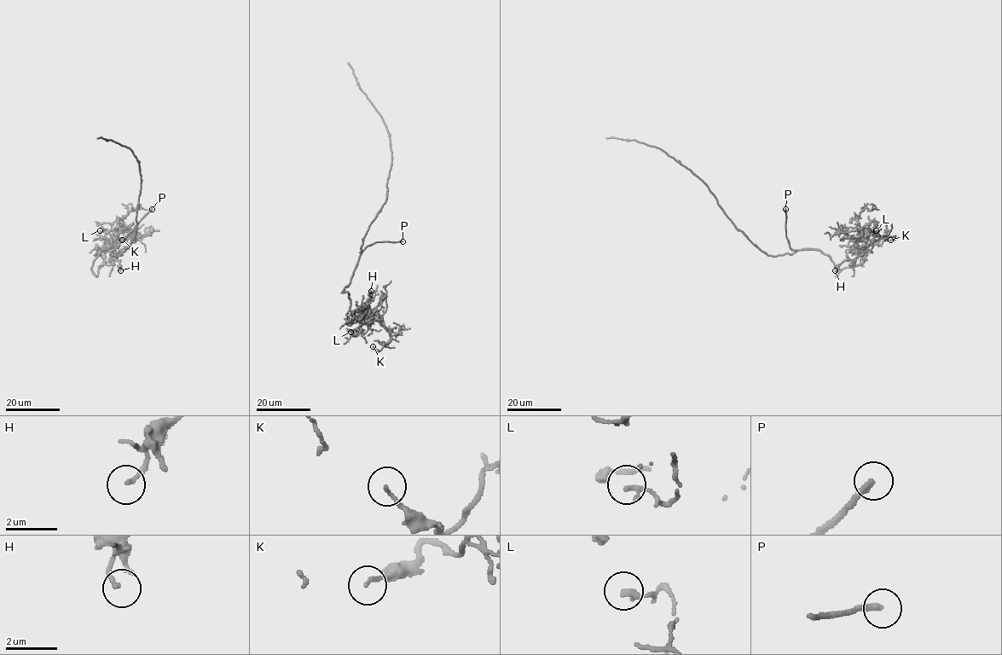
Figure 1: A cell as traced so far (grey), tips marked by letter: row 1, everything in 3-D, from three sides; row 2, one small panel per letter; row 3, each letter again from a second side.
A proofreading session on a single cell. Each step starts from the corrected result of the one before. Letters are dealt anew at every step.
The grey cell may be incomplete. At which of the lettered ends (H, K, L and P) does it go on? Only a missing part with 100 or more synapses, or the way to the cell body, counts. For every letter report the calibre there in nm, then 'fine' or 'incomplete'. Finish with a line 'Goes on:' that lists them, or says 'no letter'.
H: 150 nm | fine
K: 120 nm | fine
L: 200 nm | fine
P: 240 nm | incomplete
Goes on: P

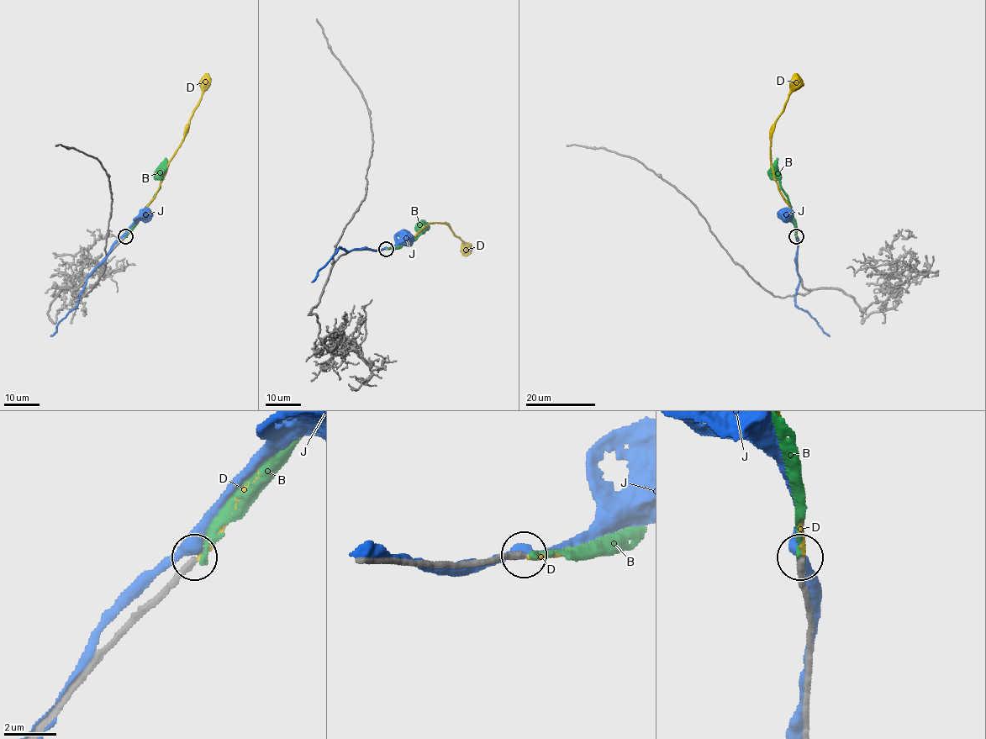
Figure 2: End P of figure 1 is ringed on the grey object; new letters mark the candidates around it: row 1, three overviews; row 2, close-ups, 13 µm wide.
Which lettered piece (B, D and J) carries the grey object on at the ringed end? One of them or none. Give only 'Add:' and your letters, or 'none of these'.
Add: D

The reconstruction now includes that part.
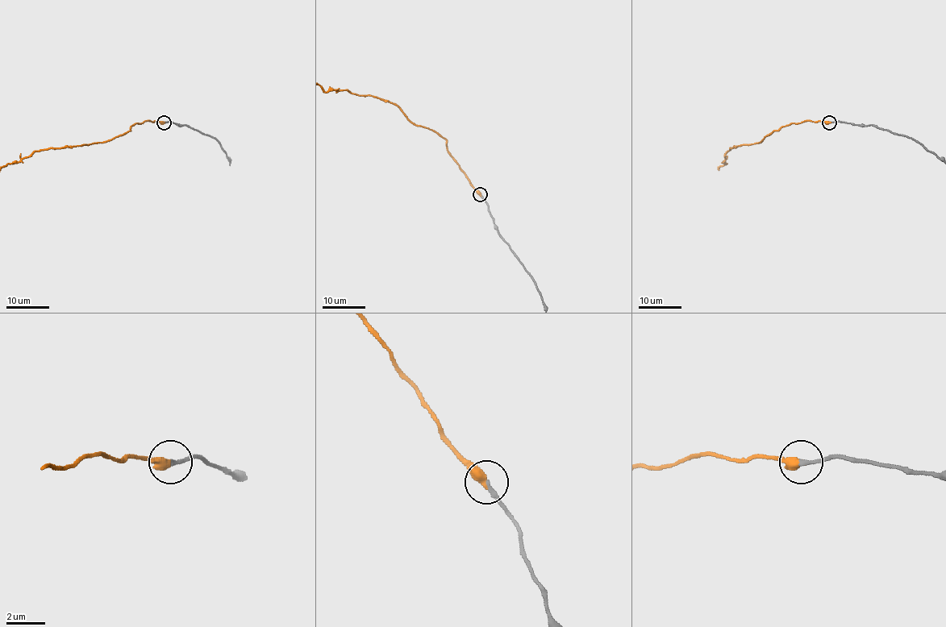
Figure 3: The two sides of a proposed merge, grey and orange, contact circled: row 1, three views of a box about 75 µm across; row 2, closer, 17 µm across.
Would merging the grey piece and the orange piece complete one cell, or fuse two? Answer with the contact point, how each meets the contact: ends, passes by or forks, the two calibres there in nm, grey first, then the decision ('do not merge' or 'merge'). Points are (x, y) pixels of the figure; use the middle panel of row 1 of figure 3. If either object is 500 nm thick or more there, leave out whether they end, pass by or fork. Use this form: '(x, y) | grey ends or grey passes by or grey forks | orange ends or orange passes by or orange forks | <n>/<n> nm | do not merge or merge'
(480, 194) | 190/500 nm | merge

